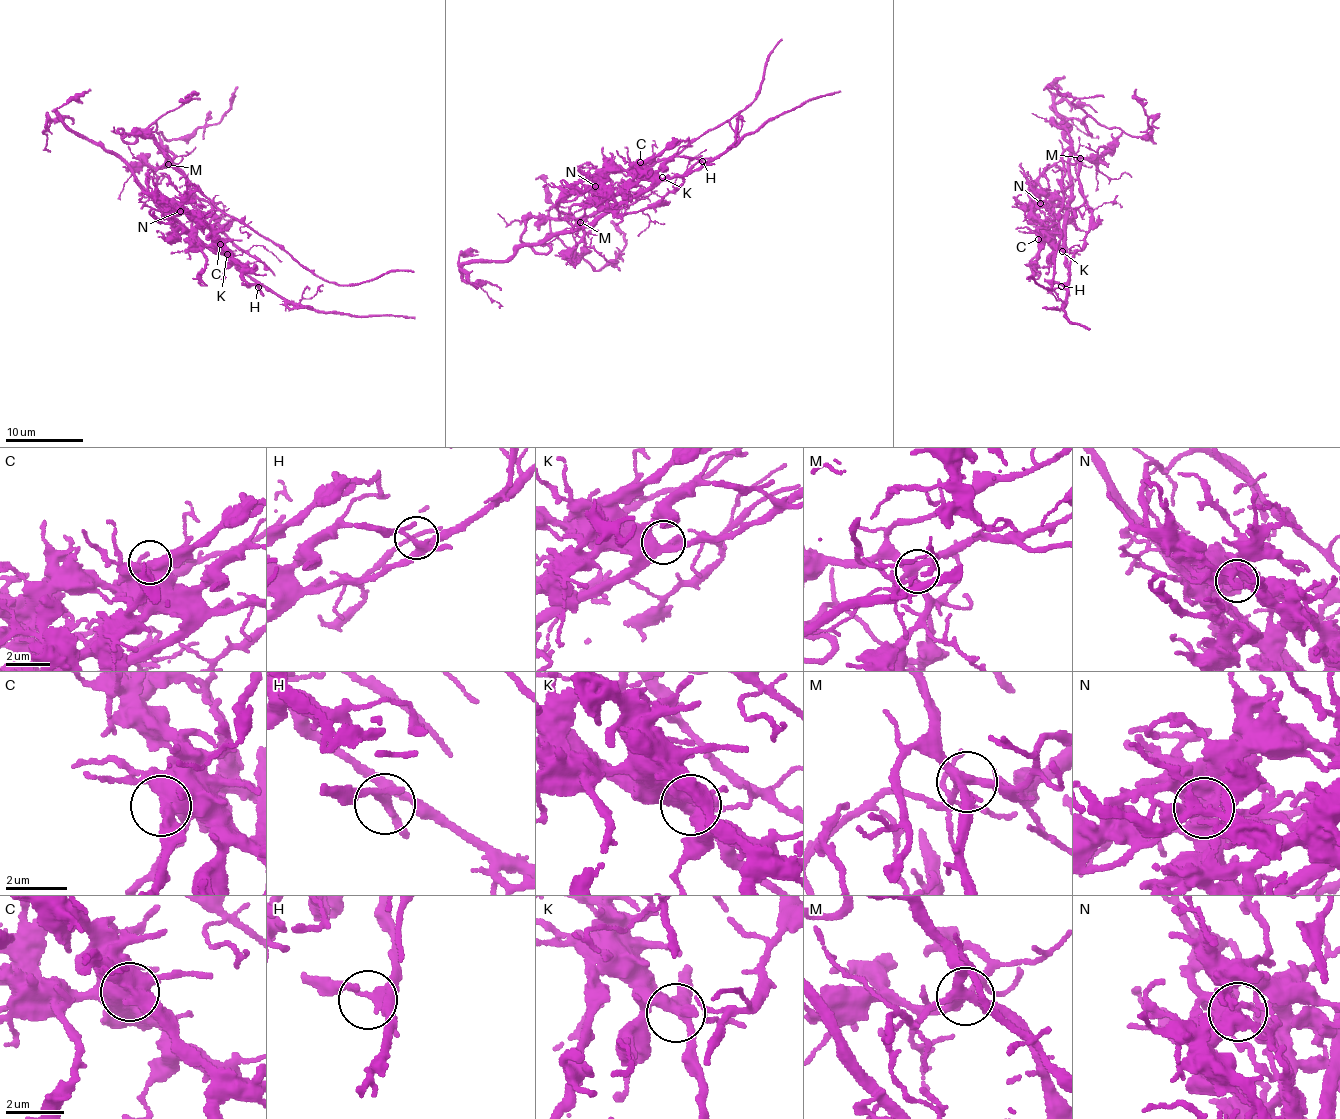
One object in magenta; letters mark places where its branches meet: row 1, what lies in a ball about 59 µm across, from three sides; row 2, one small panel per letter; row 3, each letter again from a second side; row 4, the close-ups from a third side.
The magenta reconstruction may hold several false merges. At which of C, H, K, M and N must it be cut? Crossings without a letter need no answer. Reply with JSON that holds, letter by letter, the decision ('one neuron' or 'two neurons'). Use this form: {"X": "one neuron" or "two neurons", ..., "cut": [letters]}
{"C": "one neuron", "H": "one neuron", "K": "one neuron", "M": "one neuron", "N": "two neurons", "cut": ["N"]}

